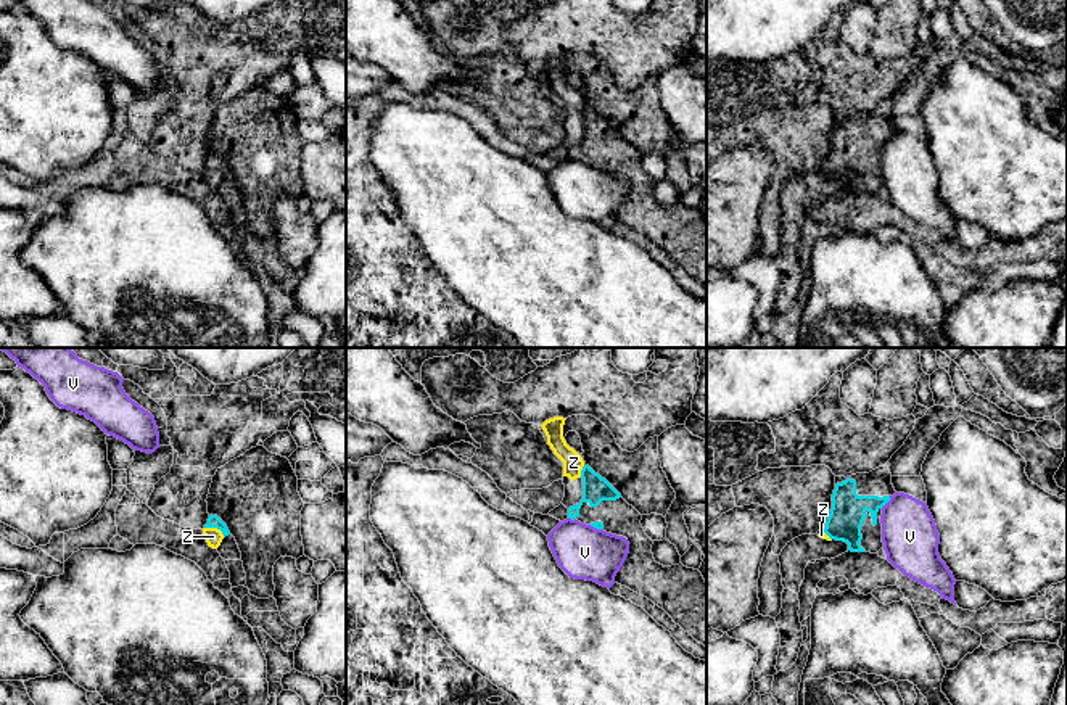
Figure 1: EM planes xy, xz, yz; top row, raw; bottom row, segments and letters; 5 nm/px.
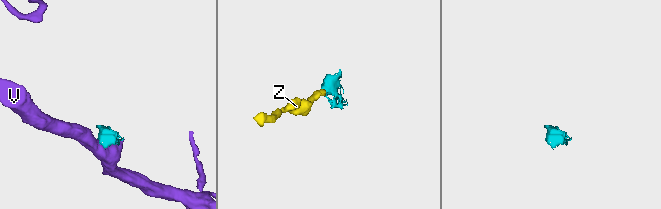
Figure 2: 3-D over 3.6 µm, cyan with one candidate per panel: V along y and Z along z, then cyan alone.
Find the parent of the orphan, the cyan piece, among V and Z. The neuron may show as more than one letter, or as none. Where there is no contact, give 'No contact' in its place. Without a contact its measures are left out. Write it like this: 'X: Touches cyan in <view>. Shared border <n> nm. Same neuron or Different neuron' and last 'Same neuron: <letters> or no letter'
V: Touches cyan in yz. Shared border 80 nm. Different neuron
Z: Touches cyan in xy. Shared border 120 nm. Different neuron
Same neuron: no letter

